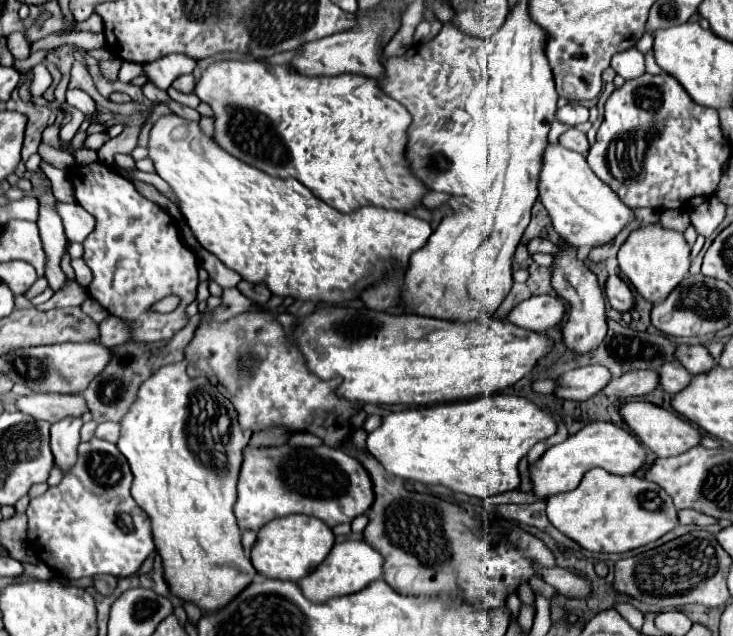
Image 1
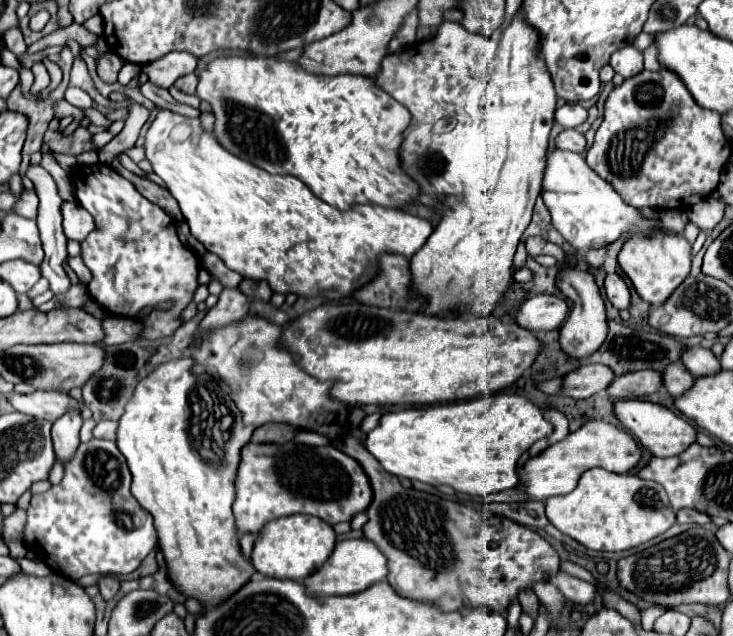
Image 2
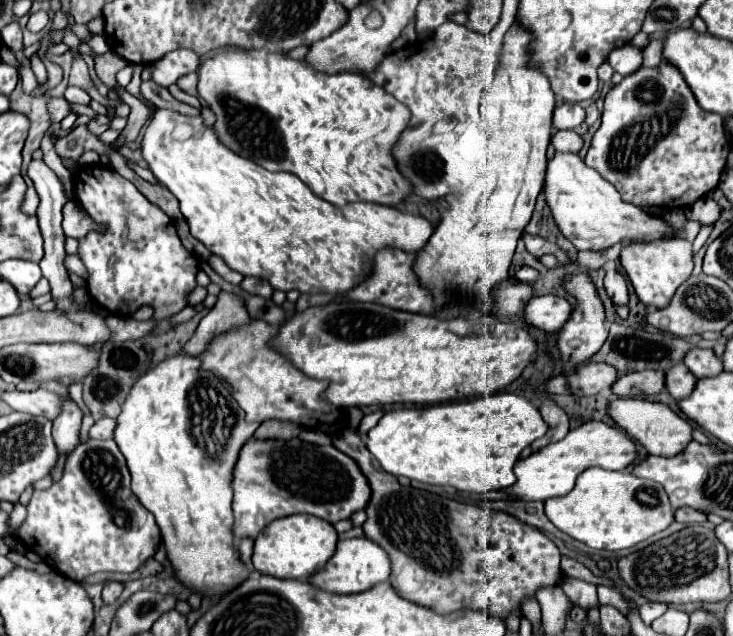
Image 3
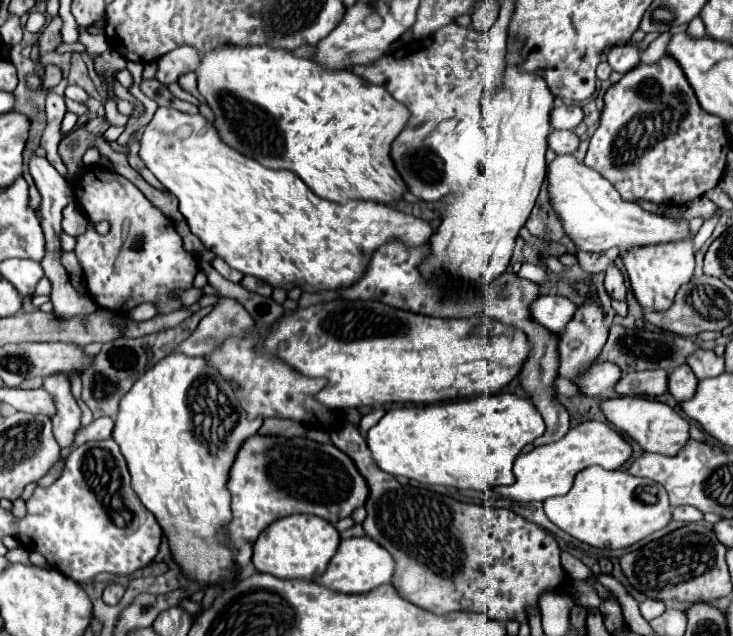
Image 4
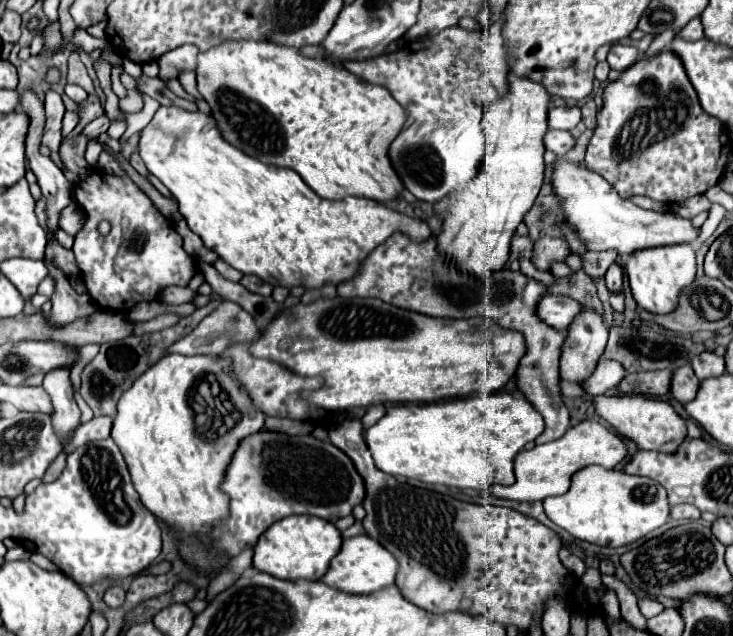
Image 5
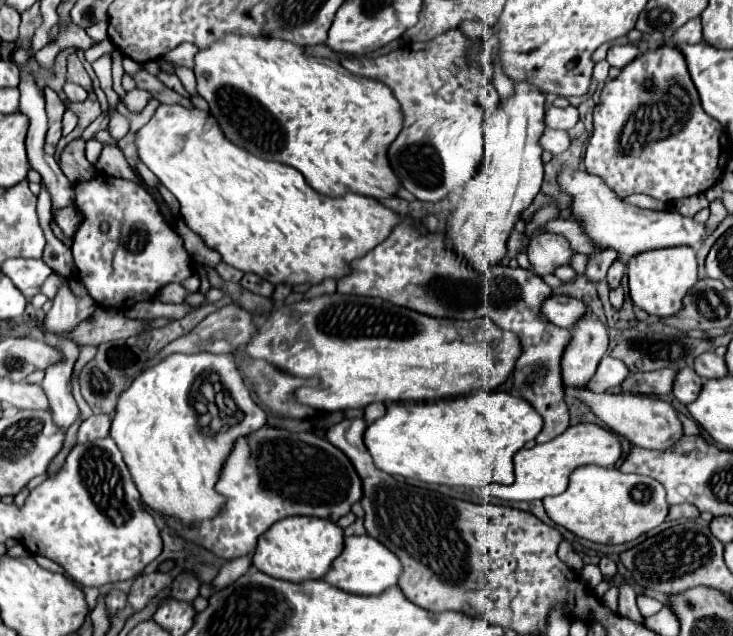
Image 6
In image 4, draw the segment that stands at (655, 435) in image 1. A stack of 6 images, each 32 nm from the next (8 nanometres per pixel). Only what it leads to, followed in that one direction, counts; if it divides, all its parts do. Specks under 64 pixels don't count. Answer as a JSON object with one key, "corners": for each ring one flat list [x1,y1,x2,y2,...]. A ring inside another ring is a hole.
{"corners":[[616,396,616,398,606,398,600,402,600,410,606,416,610,424,616,426,624,436,636,440,642,450,646,452,658,452,666,456,674,456,690,438,688,436,688,420,680,418,668,404,658,402,658,400,648,400,648,398,630,398,630,396]]}

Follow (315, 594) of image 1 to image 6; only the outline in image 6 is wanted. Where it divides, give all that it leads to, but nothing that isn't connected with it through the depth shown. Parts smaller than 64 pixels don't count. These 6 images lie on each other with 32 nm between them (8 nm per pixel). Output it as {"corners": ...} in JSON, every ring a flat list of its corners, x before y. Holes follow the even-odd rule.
{"corners":[[364,534,364,536,348,536,344,542,344,552,334,560,332,570,324,576,326,582,330,582,332,586,352,592,352,594,382,594,386,588,396,586,398,578,400,578,402,566,398,556,384,548,384,544,380,544,376,538]]}

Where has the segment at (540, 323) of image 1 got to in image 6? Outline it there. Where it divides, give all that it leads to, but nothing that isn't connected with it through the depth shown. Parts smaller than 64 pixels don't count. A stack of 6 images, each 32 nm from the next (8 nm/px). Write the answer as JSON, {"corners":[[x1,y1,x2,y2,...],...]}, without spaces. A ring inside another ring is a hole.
{"corners":[[556,294,544,302,542,312,548,320,552,320,552,324,572,330,572,324,576,324,576,320,580,320,580,316,584,316,584,312,590,312,590,308,586,306,586,302,582,302,578,298]]}

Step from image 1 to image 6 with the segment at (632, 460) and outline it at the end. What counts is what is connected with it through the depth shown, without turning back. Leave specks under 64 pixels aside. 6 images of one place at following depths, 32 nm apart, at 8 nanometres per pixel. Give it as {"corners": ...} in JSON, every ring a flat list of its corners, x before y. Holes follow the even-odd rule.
{"corners":[[576,424,568,426,560,436,546,444,536,444,532,448,522,448,514,454,514,484,488,484,484,488,460,488,462,492,472,492,476,496,494,496,500,500,542,500,546,496,562,494,568,488,568,476,576,466,596,464,612,466,622,454,618,438,602,426,596,424]]}

